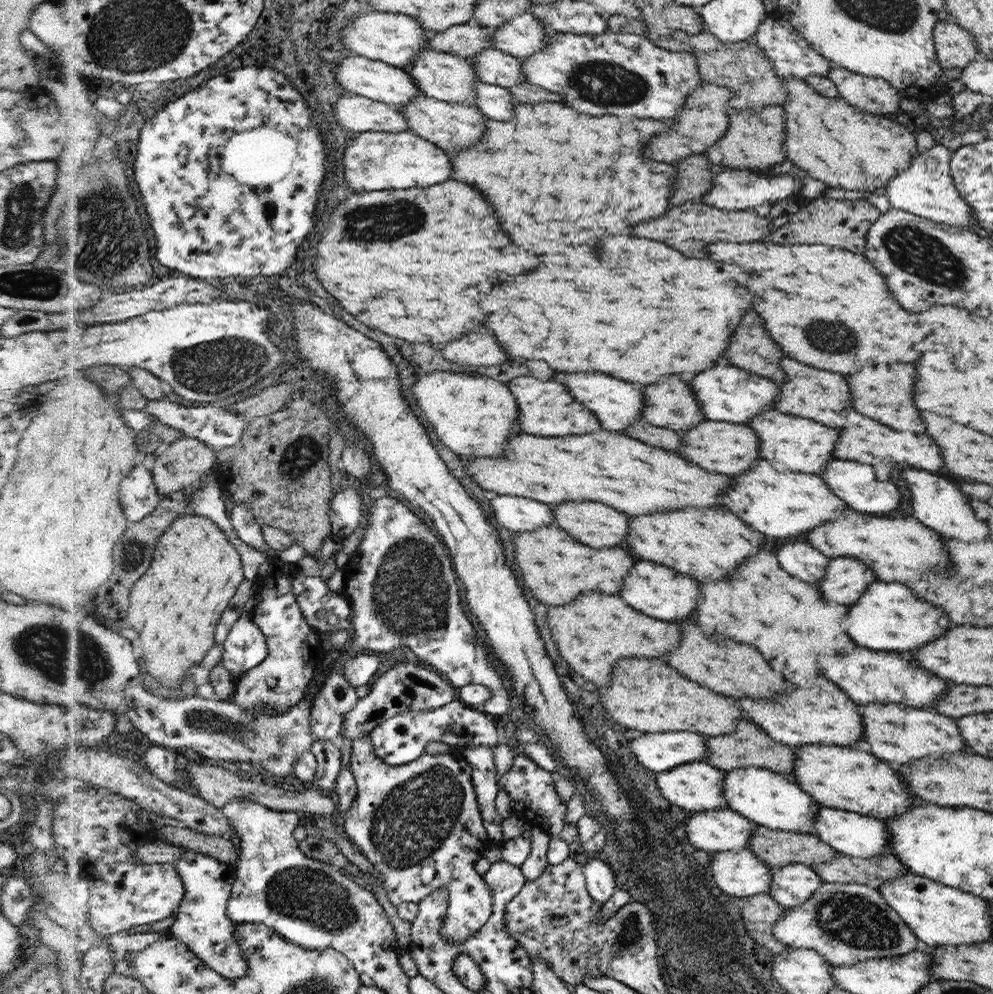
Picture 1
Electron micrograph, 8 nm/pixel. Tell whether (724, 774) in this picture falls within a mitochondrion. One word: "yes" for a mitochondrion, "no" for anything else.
no

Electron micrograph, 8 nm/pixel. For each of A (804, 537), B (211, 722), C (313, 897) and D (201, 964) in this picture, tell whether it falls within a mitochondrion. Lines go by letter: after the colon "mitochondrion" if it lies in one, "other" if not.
A: other
B: mitochondrion
C: mitochondrion
D: other

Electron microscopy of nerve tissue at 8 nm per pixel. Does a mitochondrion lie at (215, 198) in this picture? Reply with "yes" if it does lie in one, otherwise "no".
no

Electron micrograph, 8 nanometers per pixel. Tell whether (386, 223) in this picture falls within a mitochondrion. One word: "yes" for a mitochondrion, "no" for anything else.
yes

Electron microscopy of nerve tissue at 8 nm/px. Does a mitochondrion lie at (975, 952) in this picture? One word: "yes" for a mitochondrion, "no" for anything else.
no

